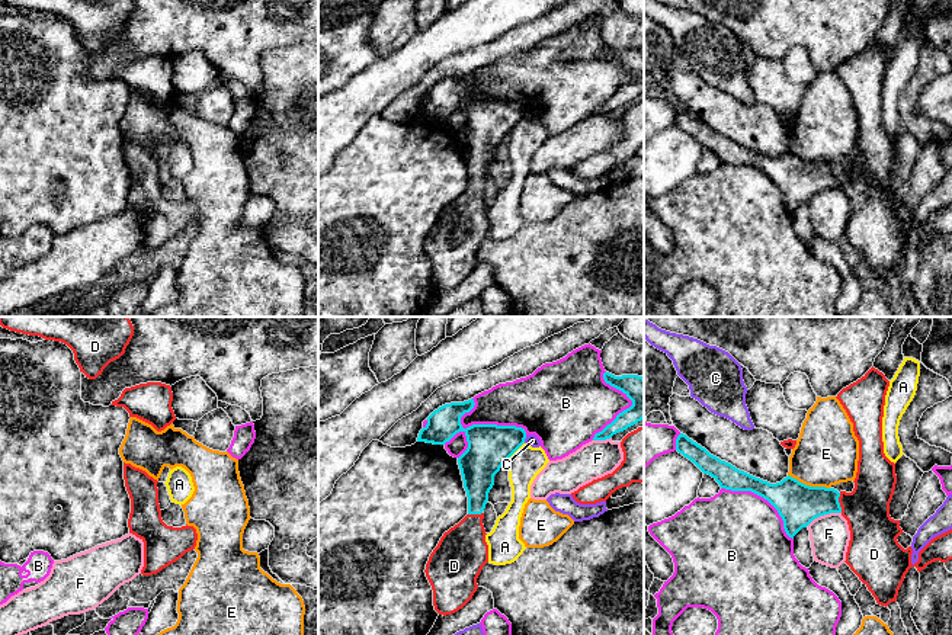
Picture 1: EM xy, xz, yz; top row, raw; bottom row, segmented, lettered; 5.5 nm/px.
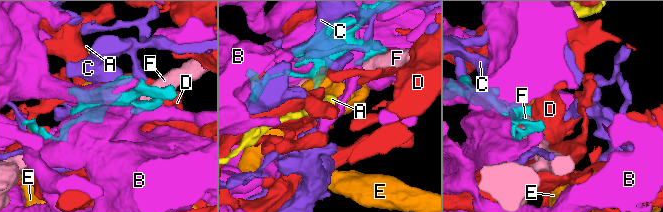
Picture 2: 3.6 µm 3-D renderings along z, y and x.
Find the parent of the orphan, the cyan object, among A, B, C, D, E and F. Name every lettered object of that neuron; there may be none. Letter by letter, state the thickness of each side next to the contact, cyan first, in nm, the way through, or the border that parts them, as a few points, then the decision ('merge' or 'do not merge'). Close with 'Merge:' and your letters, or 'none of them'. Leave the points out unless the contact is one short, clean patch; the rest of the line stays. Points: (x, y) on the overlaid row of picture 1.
A: calibres 240 and 180 nm; border xz (523, 442), (507, 459); do not merge
B: calibres 240 and 280 nm; do not merge
C: calibres 240 and 70 nm; do not merge
D: calibres 240 and 260 nm; merge
E: calibres 240 and 360 nm; border yz (788, 474), (805, 484), (829, 488); do not merge
F: calibres 240 and 220 nm; do not merge
Merge: D

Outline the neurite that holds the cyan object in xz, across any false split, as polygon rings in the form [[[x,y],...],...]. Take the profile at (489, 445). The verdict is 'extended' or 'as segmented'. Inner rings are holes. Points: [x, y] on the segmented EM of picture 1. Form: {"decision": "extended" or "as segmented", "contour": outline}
{"decision": "extended", "contour": [[[474,400],[439,407],[427,417],[417,442],[445,445],[464,432],[468,448],[458,458],[468,514],[443,533],[426,564],[426,577],[433,590],[433,606],[439,615],[462,609],[478,589],[477,578],[488,562],[488,545],[483,525],[494,475],[525,443],[526,432],[516,426],[472,424],[467,429],[461,417],[474,408]]]}

